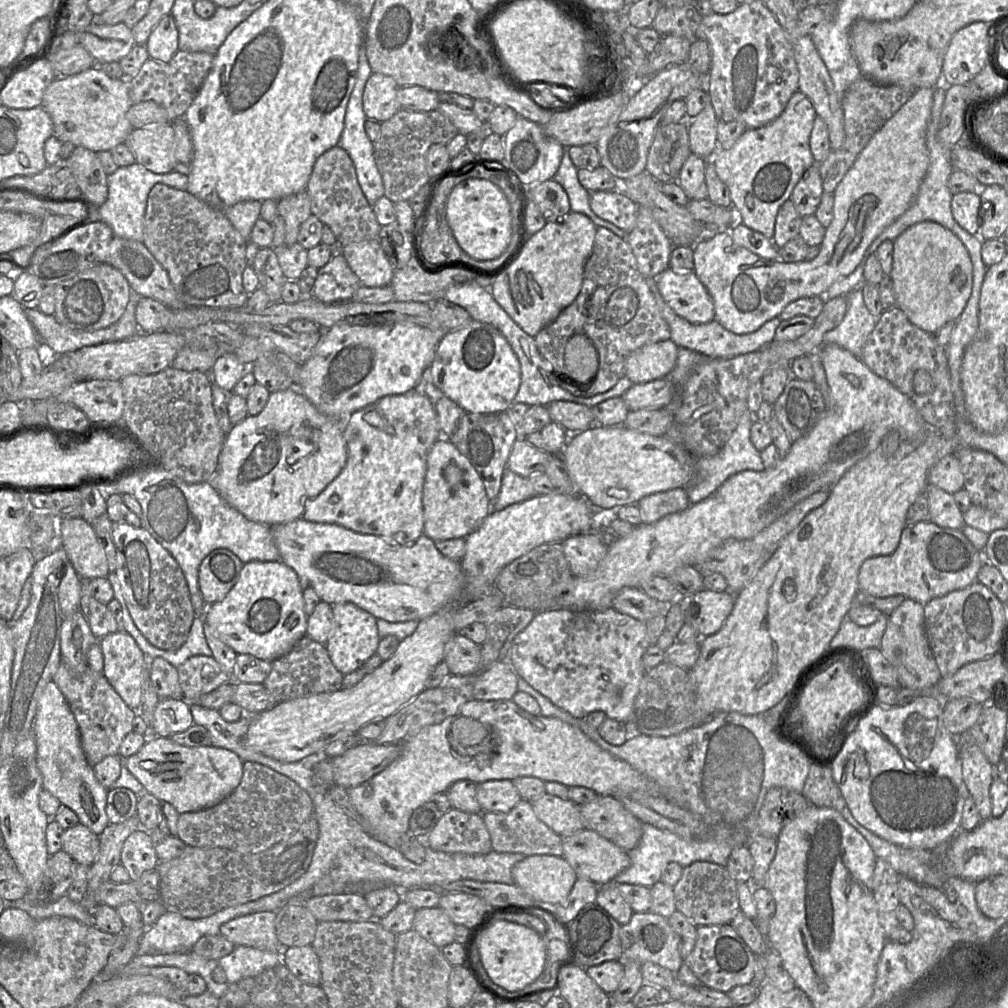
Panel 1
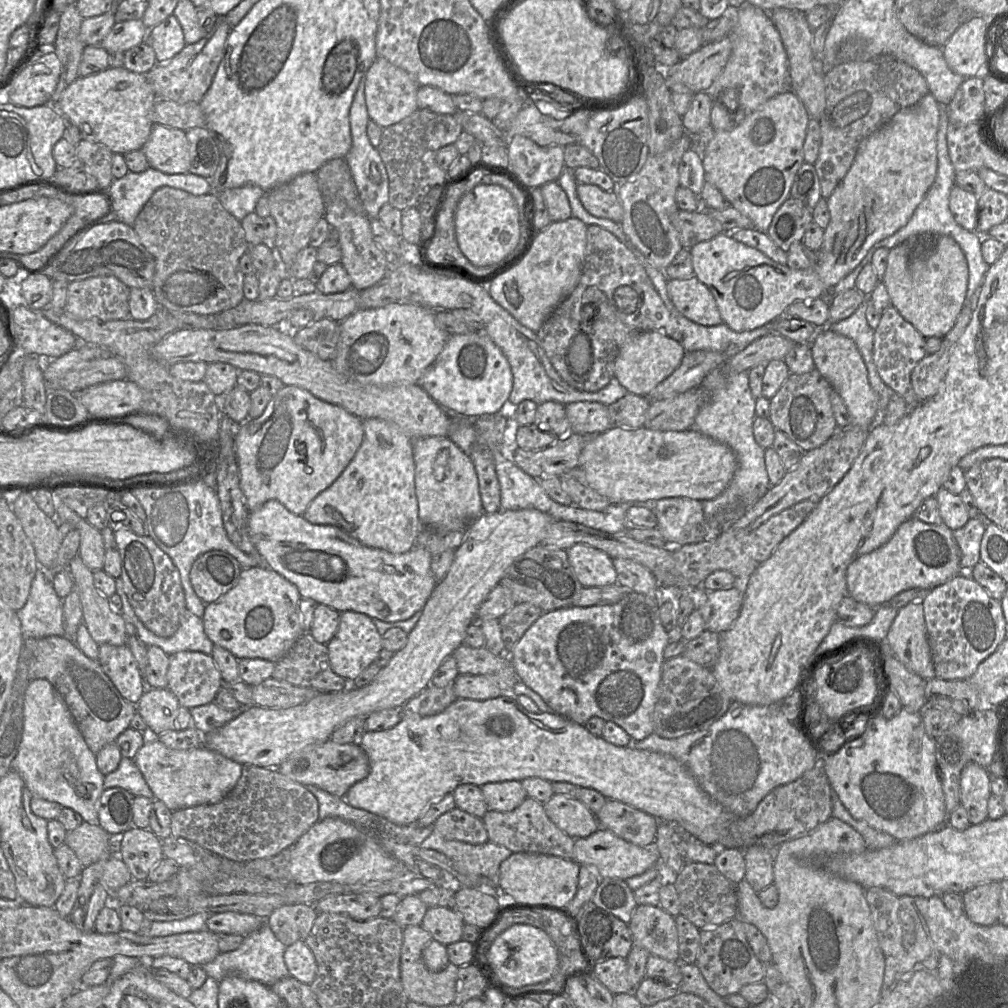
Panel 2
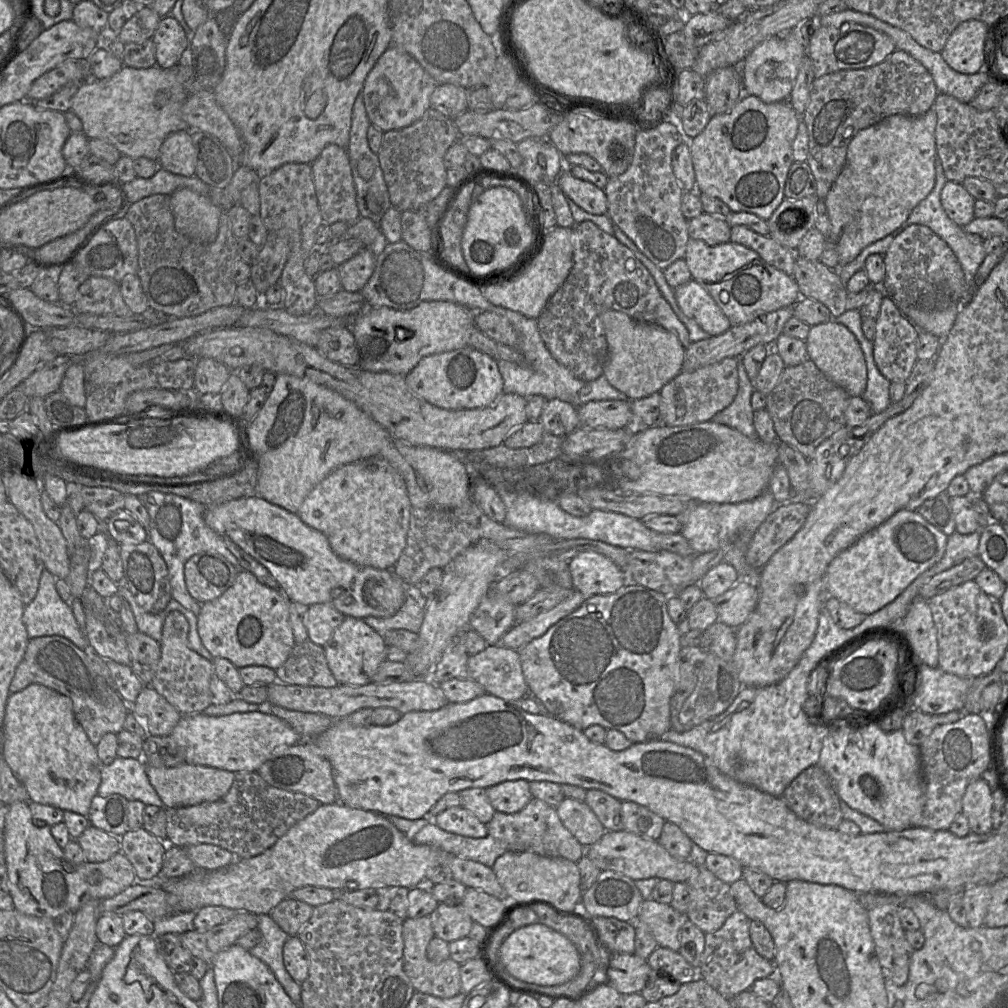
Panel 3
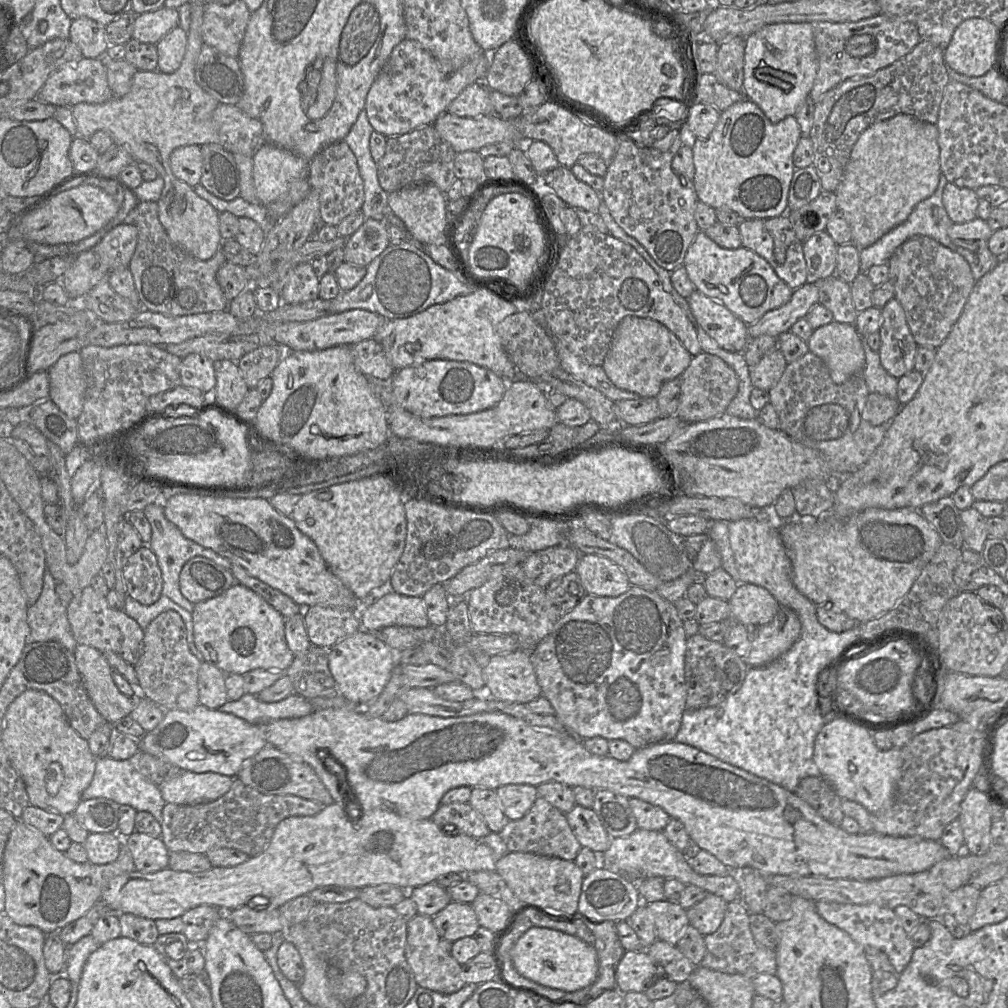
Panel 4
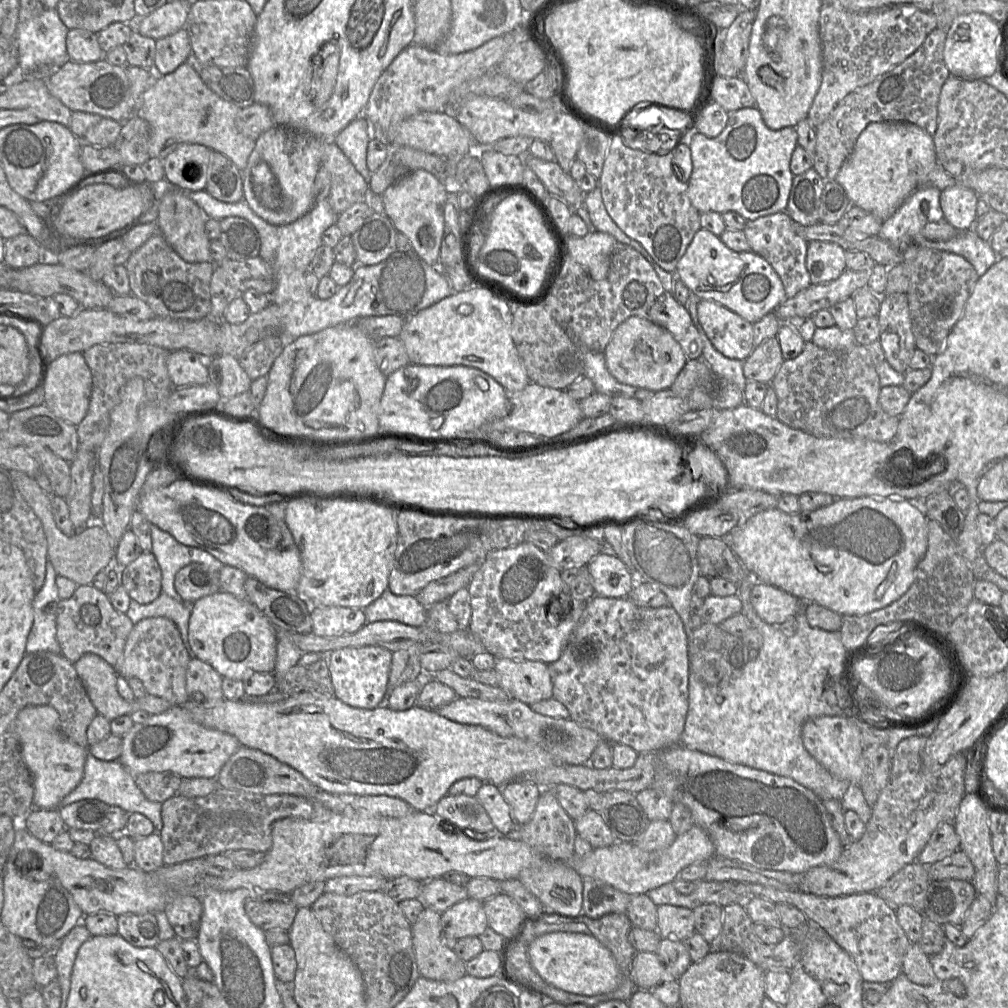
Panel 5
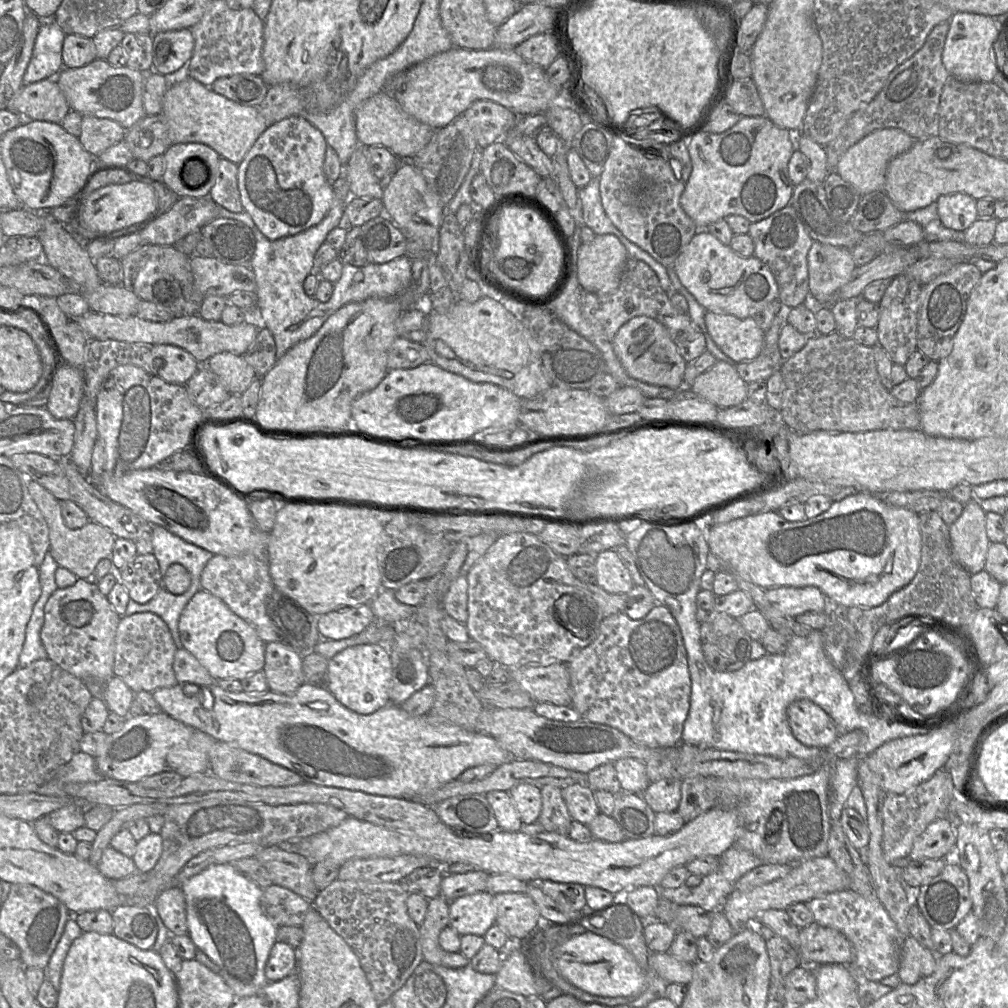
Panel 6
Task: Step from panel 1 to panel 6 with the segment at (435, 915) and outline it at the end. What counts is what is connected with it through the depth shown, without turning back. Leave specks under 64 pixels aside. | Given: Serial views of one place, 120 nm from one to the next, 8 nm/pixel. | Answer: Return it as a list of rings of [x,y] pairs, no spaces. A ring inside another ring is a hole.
[[[487,891],[457,898],[449,904],[449,926],[460,936],[484,936],[495,925],[493,895]]]

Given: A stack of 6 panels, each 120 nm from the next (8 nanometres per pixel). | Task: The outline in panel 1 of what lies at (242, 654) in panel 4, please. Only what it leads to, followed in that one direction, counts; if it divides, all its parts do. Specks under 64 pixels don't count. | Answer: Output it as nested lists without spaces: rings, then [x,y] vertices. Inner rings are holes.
[[[250,561],[243,564],[240,571],[240,576],[231,590],[228,592],[226,597],[220,601],[213,604],[207,604],[206,612],[203,617],[203,621],[207,623],[213,634],[220,639],[223,643],[231,647],[237,654],[251,654],[259,659],[266,661],[274,661],[275,659],[286,654],[304,635],[306,635],[308,617],[304,611],[304,599],[303,599],[303,589],[301,587],[297,573],[287,566],[282,561]]]

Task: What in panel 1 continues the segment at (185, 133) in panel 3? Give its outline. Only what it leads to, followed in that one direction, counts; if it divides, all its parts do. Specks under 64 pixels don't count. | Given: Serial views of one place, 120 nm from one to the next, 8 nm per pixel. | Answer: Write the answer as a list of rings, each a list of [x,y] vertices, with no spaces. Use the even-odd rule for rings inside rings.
[[[171,122],[133,128],[124,142],[136,162],[156,174],[174,171],[173,143],[174,130]]]

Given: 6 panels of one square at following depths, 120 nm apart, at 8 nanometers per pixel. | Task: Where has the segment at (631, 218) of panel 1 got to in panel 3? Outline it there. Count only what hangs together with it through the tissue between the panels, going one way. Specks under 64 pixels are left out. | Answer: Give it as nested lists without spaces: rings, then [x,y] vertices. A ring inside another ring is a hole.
[[[564,163],[564,171],[556,178],[563,194],[589,214],[607,215],[607,198],[604,190],[591,182],[574,177],[571,166]]]

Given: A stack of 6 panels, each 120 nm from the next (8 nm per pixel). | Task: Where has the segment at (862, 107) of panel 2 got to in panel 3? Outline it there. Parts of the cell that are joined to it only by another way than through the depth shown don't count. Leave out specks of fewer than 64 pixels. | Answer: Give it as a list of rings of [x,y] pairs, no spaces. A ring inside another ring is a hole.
[[[895,50],[882,63],[876,66],[864,68],[864,69],[840,70],[837,72],[826,74],[824,76],[821,76],[820,78],[815,79],[812,86],[810,101],[802,117],[802,121],[806,124],[808,133],[809,133],[810,155],[809,155],[807,163],[809,164],[817,183],[817,194],[816,194],[817,197],[820,200],[824,200],[826,196],[828,195],[829,191],[833,187],[834,183],[836,182],[837,178],[839,177],[839,175],[841,174],[845,166],[849,144],[861,130],[864,130],[870,126],[878,124],[881,121],[883,121],[885,118],[895,115],[895,114],[904,114],[904,115],[911,115],[911,116],[922,115],[931,109],[938,94],[939,92],[937,90],[936,84],[930,72],[919,61],[917,61],[907,52],[902,51],[902,50]]]

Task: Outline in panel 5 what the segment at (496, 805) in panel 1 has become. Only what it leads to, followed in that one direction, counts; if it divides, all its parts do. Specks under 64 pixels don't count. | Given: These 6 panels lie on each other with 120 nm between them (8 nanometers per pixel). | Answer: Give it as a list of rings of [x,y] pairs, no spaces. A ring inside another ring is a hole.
[[[526,779],[514,780],[502,787],[502,794],[517,825],[526,824],[531,819],[542,789]]]

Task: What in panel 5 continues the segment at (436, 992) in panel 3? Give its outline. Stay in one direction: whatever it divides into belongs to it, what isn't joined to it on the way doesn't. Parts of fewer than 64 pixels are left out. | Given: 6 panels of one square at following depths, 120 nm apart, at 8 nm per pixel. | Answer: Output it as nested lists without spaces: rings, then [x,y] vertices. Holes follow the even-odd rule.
[[[425,909],[417,921],[411,924],[412,943],[416,964],[420,976],[437,981],[453,982],[466,975],[466,963],[456,953],[449,949],[443,941],[441,913]]]

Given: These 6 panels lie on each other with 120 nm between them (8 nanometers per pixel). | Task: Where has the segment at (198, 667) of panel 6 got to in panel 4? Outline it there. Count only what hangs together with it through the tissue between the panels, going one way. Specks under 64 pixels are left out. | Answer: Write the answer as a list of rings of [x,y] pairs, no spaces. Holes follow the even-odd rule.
[[[202,662],[198,671],[199,703],[210,709],[219,709],[229,701],[223,672],[208,662]]]

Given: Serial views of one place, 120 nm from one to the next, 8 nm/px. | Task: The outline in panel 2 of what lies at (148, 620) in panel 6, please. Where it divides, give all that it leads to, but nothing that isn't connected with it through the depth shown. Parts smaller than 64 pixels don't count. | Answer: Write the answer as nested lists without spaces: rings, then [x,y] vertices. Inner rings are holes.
[[[199,651],[169,655],[167,680],[167,689],[188,709],[213,702],[223,681],[211,654]]]

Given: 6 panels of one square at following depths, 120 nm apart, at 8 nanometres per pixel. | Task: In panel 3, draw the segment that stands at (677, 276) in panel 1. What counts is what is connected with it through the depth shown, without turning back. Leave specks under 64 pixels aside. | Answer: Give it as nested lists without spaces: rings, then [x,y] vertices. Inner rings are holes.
[[[695,280],[675,288],[674,293],[682,312],[710,336],[719,336],[732,327],[715,300]]]

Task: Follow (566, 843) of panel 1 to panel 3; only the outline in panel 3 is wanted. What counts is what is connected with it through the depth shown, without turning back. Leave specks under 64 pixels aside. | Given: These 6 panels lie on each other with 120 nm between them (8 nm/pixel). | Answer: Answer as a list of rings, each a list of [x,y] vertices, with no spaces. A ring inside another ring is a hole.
[[[625,830],[605,831],[597,842],[585,848],[585,855],[601,871],[621,873],[633,881],[656,878],[677,883],[695,879],[699,874],[699,866],[691,860],[677,860],[657,840],[646,840]]]

